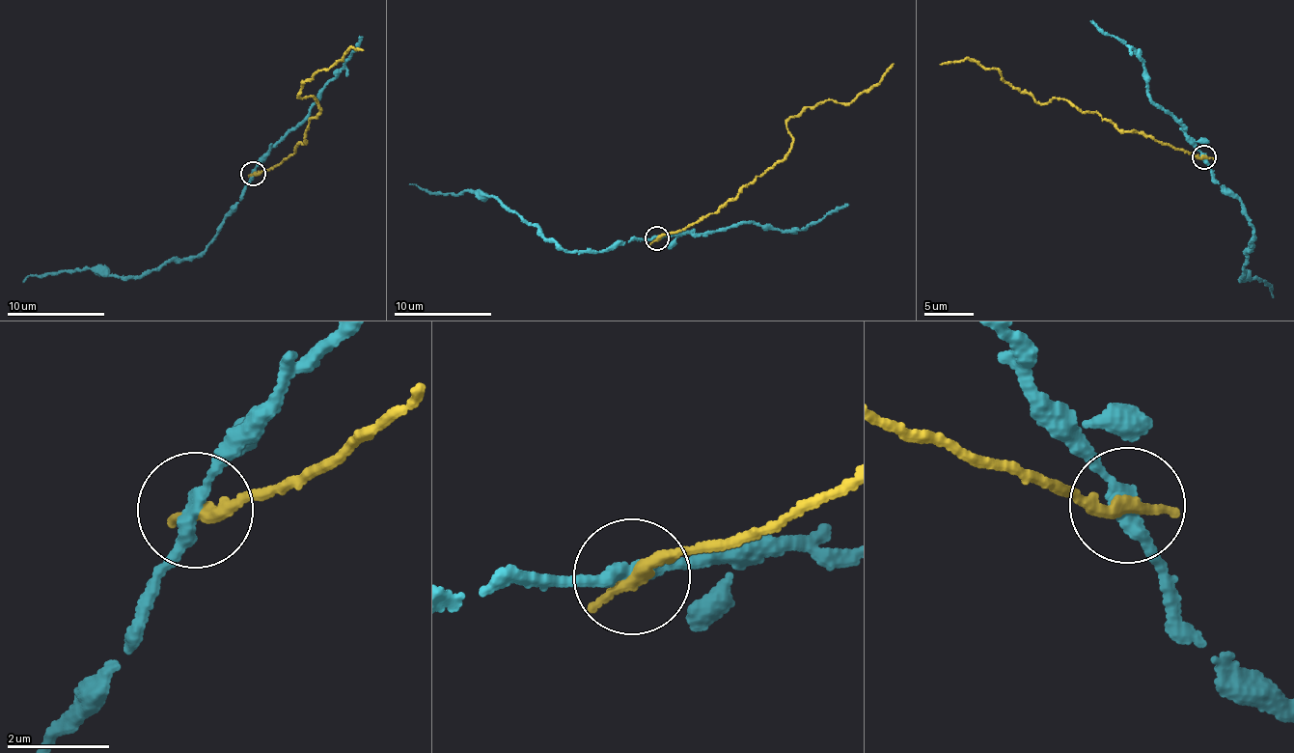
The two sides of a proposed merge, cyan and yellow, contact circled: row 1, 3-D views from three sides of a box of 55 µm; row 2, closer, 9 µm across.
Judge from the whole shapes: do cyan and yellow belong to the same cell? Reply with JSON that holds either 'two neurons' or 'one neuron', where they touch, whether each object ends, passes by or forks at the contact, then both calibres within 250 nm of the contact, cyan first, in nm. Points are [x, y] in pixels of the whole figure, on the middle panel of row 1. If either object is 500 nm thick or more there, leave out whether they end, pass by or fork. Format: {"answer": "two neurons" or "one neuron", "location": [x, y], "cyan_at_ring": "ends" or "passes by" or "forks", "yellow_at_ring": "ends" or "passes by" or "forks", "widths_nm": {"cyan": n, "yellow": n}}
{"answer": "two neurons", "location": [657, 238], "cyan_at_ring": "passes by", "yellow_at_ring": "ends", "widths_nm": {"cyan": 260, "yellow": 280}}

